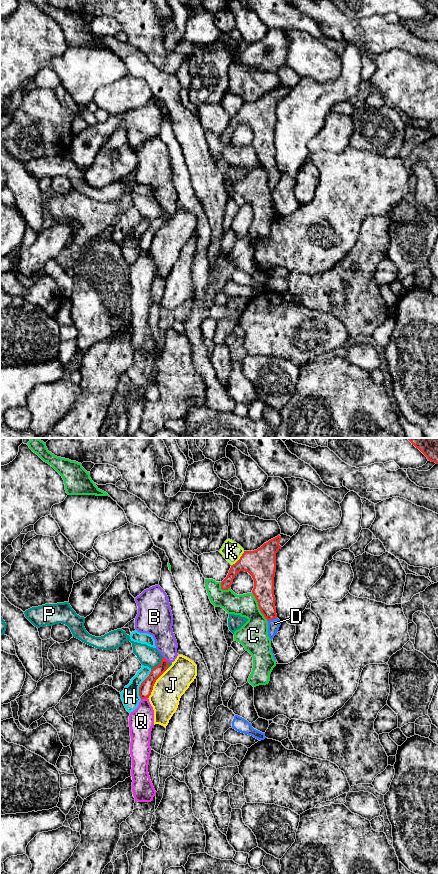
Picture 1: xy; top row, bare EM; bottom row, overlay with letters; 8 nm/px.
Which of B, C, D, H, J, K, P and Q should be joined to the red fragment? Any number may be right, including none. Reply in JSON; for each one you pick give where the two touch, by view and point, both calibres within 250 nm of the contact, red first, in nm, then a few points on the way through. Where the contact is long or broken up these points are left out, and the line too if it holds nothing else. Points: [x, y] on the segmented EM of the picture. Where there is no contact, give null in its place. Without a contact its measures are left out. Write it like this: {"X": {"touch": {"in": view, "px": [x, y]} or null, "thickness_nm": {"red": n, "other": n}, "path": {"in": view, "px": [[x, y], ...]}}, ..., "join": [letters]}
{"D": {"touch": {"in": "xy", "px": [272, 619]}, "thickness_nm": {"red": 170, "other": 100}, "path": {"in": "xy", "px": [[263, 590], [266, 605], [272, 619], [273, 625]]}}, "join": ["D"]}

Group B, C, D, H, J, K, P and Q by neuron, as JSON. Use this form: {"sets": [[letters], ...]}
{"sets": [["B"], ["C"], ["D"], ["H"], ["J"], ["K"], ["P"], ["Q"]]}

